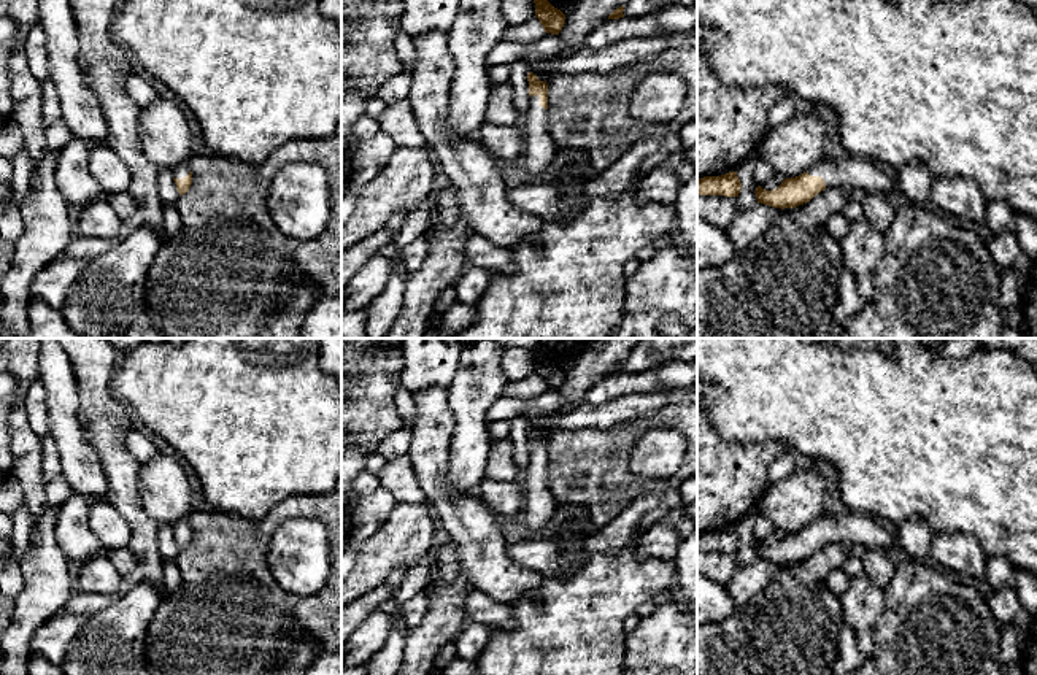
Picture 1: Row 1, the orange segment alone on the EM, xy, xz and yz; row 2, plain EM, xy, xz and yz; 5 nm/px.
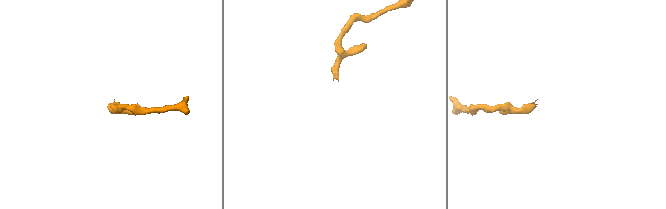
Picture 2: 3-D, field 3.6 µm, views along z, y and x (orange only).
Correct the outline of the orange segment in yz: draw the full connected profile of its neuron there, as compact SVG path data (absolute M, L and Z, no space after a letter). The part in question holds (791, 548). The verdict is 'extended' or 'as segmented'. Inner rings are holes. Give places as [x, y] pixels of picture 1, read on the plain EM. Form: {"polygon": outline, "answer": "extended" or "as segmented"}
{"polygon": "M848 510L838 515L823 515L802 530L783 535L773 546L758 542L754 550L758 559L784 565L804 561L826 543L837 542L848 542L858 550L885 553L900 550L896 537L888 534L875 518Z", "answer": "extended"}

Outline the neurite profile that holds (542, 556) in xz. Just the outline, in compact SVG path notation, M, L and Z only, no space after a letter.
M526 538L508 543L508 556L519 565L532 569L540 575L562 575L559 561L561 546L548 538Z

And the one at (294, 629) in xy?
M286 619L284 626L286 626L286 629L289 631L291 635L289 635L289 638L278 648L278 656L279 656L281 659L286 659L286 658L291 654L294 642L302 635L302 629L300 629L299 624L295 624L295 623Z

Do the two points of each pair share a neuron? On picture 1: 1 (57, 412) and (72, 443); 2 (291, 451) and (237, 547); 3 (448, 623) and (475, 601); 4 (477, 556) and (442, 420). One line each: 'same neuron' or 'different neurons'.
1: same neuron
2: different neurons
3: different neurons
4: same neuron

